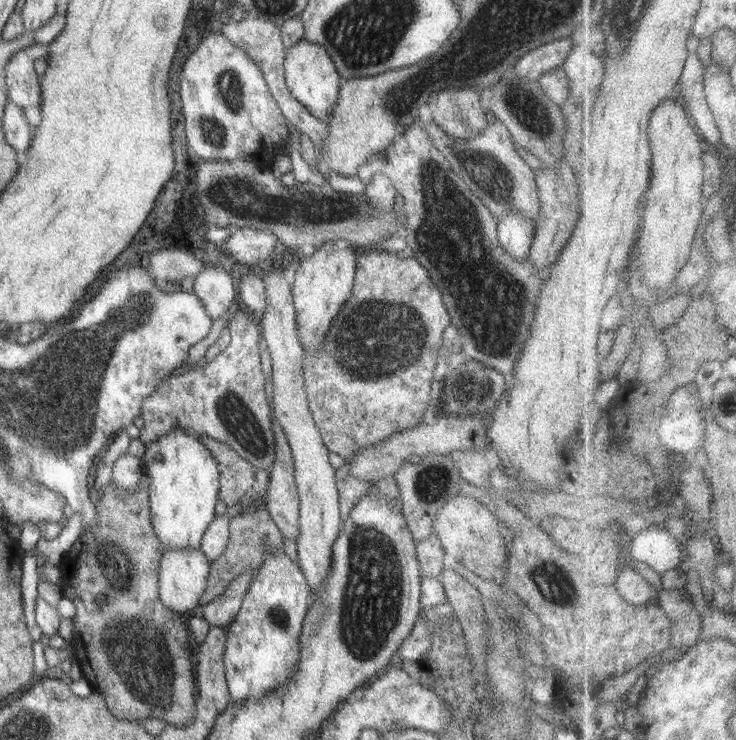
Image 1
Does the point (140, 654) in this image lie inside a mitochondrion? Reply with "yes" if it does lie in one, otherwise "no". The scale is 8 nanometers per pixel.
yes

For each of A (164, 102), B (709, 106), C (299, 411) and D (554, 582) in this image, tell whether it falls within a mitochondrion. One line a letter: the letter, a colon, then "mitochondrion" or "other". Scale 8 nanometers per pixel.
A: other
B: other
C: other
D: mitochondrion

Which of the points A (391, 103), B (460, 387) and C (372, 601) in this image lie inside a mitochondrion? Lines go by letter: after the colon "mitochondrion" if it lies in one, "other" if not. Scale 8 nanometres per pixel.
A: mitochondrion
B: mitochondrion
C: mitochondrion

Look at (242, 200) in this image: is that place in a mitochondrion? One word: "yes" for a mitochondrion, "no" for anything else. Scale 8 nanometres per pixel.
yes

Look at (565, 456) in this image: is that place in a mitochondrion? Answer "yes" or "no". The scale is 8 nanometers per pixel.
no

